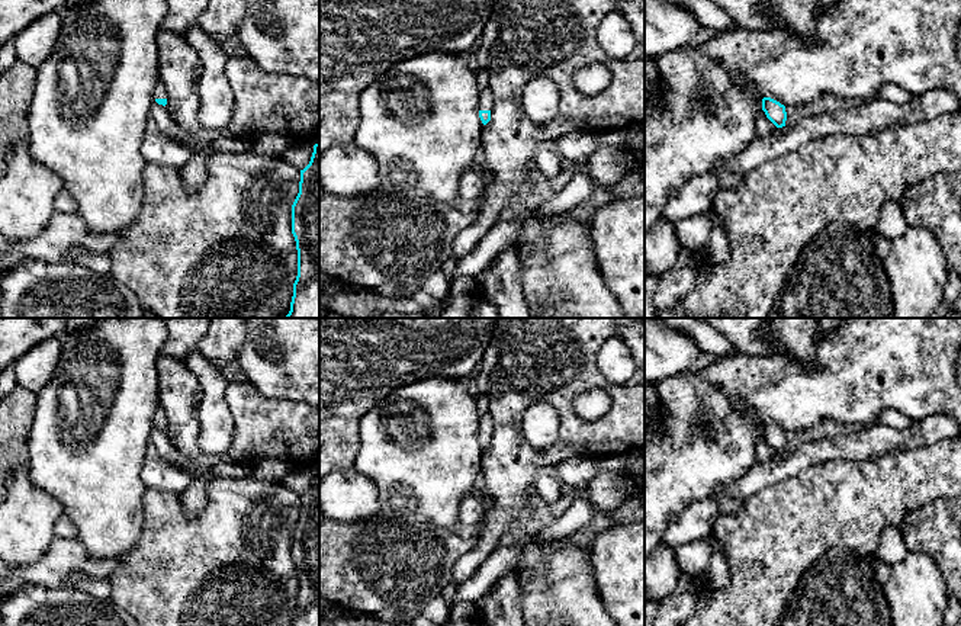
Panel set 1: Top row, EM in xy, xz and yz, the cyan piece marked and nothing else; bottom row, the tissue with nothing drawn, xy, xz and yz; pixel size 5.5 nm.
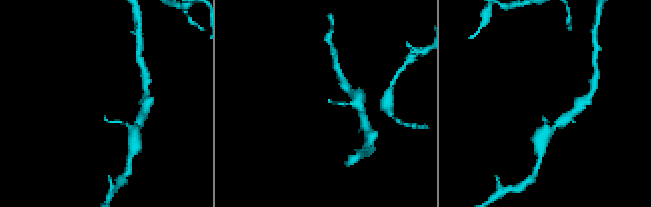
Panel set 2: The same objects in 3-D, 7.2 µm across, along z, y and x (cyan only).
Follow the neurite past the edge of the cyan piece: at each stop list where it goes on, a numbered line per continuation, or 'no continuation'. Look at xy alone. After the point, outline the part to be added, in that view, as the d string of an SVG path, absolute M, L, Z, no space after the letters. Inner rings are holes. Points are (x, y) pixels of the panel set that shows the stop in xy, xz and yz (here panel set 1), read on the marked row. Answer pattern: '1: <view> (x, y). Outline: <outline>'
1: xy (160, 92). Outline: M157 81L157 86L154 89L154 102L157 99L167 99L167 92L165 92L165 86L163 84L163 81Z

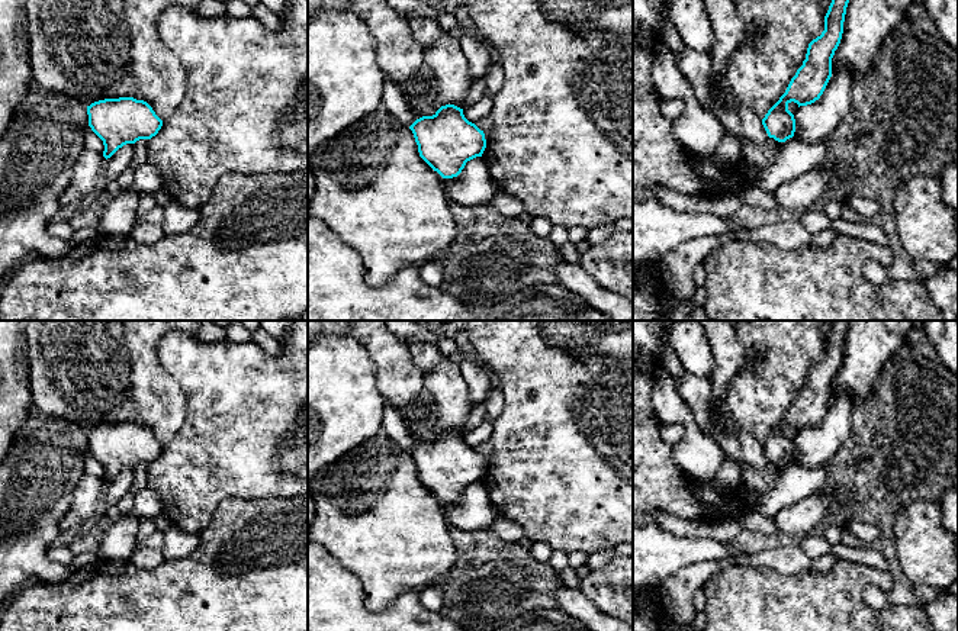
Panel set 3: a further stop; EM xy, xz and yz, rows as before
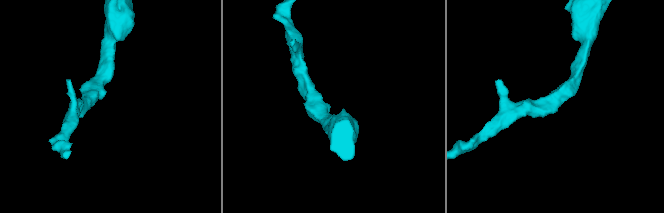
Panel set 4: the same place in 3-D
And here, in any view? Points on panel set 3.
no continuation

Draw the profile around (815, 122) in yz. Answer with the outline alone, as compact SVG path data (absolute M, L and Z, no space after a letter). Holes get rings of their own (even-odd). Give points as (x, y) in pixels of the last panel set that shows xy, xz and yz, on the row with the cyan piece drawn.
M849 70L835 73L819 100L795 110L794 135L807 144L827 139L849 112L853 81L855 75Z

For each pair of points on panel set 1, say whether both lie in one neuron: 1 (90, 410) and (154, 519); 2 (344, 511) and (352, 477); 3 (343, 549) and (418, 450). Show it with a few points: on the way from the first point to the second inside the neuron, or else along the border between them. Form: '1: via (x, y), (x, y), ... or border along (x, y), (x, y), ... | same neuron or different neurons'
1: border along (147, 488), (142, 497), (142, 529), (140, 532) | different neurons
2: via (344, 503), (349, 485) | same neuron
3: border along (381, 511), (412, 525) | different neurons

